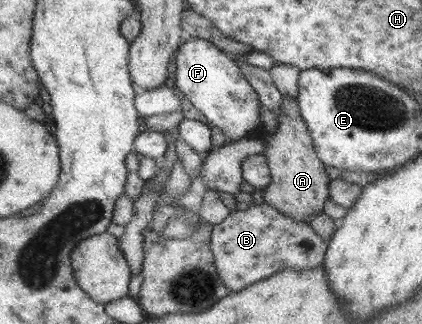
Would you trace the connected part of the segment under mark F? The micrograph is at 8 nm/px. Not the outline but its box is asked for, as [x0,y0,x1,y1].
[175,38,265,141]

